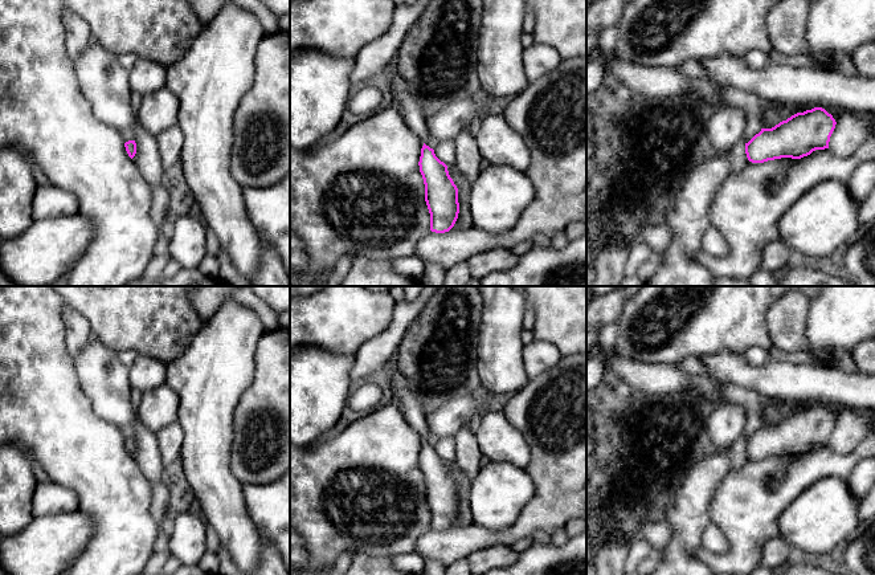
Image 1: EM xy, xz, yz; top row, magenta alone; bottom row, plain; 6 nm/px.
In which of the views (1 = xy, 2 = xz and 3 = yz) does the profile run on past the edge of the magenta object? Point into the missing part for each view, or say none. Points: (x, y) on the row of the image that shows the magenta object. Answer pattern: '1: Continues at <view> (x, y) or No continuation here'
1: No continuation here
2: No continuation here
3: No continuation here

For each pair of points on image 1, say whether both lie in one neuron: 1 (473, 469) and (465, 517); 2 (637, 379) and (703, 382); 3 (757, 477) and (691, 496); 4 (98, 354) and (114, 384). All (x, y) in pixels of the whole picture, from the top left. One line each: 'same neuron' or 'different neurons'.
1: different neurons
2: same neuron
3: different neurons
4: same neuron

